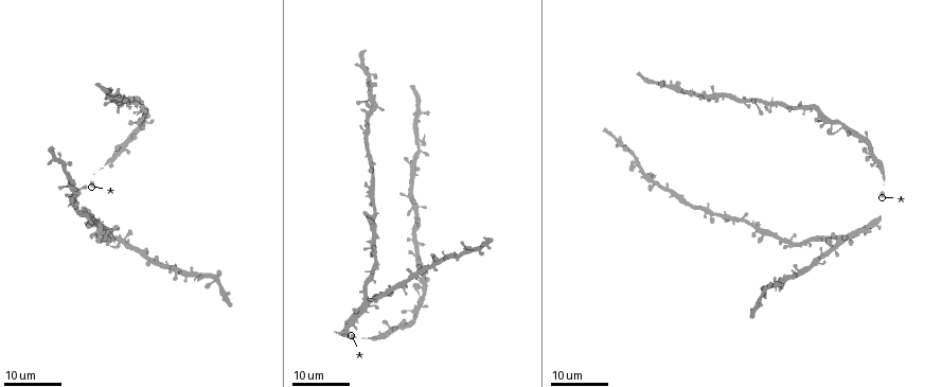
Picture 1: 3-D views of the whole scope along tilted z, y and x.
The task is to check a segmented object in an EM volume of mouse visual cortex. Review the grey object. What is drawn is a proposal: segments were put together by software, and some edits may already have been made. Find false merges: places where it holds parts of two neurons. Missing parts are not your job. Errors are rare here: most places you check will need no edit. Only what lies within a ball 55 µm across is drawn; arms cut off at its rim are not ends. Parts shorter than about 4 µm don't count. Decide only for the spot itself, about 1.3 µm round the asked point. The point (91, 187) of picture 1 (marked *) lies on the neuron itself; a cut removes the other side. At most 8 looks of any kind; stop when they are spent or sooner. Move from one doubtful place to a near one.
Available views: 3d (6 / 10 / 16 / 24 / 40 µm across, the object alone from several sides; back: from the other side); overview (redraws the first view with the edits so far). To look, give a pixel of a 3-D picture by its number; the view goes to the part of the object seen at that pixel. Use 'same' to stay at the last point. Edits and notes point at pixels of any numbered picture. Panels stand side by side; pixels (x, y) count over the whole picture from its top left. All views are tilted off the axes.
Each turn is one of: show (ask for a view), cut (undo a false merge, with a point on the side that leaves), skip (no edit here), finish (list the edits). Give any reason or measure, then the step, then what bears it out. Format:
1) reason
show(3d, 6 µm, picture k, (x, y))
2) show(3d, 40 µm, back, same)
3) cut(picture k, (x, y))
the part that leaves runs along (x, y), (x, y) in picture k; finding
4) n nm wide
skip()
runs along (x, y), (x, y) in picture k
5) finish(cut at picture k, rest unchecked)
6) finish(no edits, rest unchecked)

three arms meet
show(3d, 24 µm, picture 1, (365, 298))

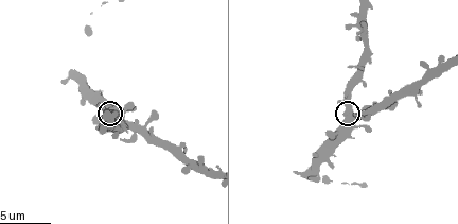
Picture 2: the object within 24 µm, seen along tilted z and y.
closer look
show(3d, 6 µm, picture 2, (352, 113))

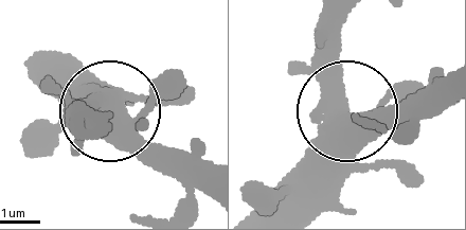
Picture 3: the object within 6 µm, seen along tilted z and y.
480 nm wide
skip()
one neuron here

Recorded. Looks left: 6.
small branch off a trunk
show(3d, 10 µm, picture 2, (409, 93))

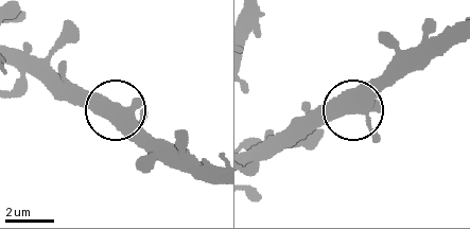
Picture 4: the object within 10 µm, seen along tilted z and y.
skip()
all the same neuron

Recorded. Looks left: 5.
show(3d, 16 µm, picture 1, (414, 158))

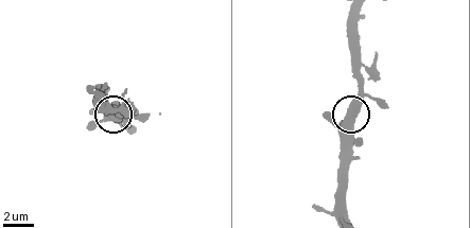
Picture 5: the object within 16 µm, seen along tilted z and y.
show(3d, 10 µm, picture 5, (347, 113))

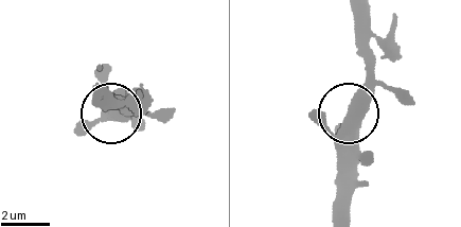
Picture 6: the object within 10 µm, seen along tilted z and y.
570 nm wide
skip()
one neuron here

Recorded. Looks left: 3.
thick turns thin
show(3d, 24 µm, picture 1, (421, 283))

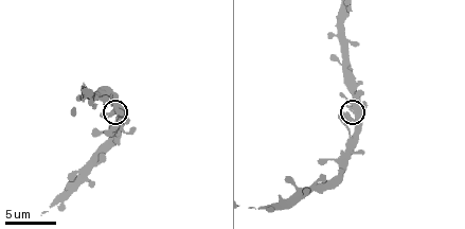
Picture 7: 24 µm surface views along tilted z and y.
show(3d, 6 µm, picture 7, (358, 113))

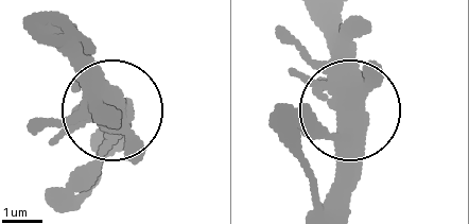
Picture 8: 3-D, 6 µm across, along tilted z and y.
4 arms
skip()
continuous, no second neuron

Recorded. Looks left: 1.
finish(no edits, rest unchecked)

